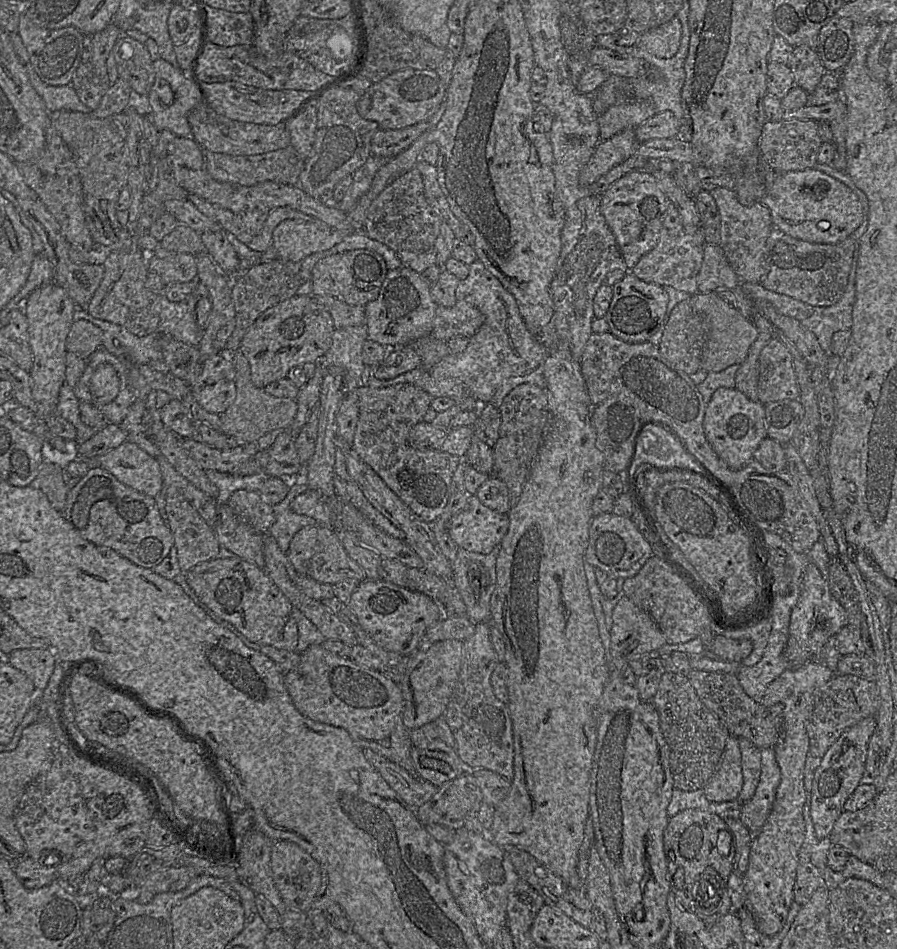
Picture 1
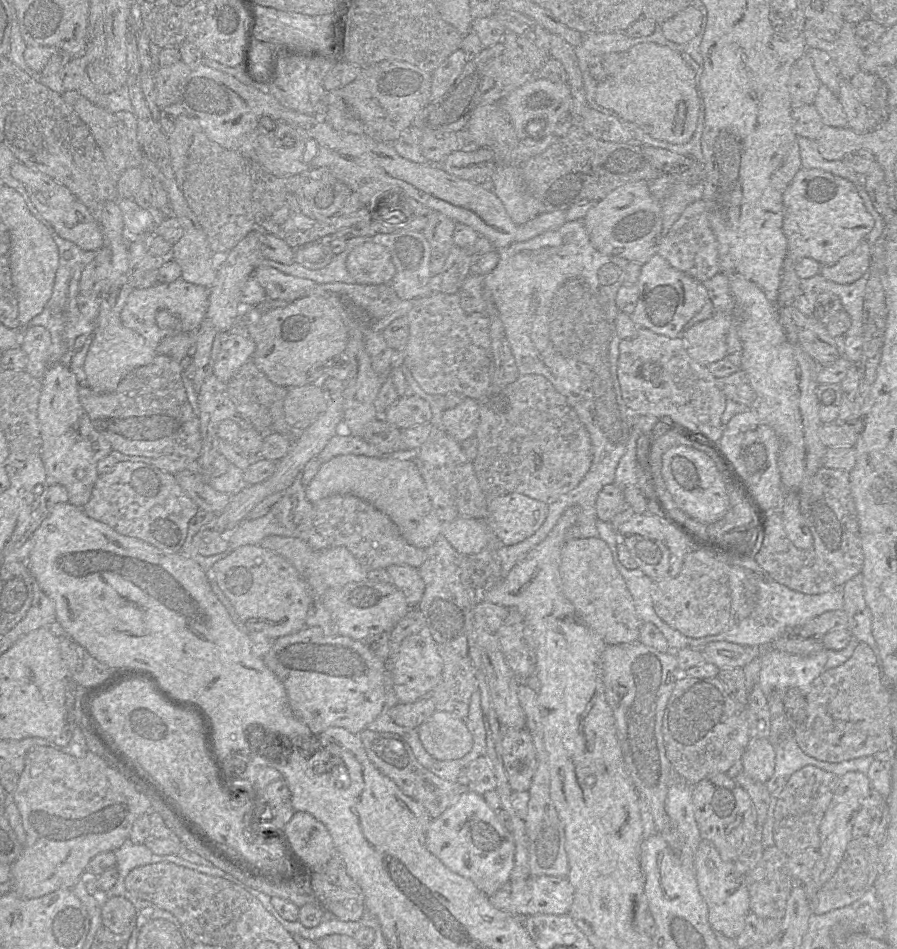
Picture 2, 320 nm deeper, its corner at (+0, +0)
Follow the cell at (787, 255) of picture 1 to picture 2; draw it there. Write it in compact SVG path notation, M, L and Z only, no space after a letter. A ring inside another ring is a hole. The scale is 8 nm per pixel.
M862 240L853 251L835 264L821 265L819 274L826 280L837 284L851 284L868 271L870 261L871 246L866 240Z

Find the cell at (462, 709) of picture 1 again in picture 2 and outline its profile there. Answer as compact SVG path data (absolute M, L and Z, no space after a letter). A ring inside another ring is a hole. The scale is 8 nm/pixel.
M500 725L501 759L513 792L528 791L537 769L536 749L527 729Z

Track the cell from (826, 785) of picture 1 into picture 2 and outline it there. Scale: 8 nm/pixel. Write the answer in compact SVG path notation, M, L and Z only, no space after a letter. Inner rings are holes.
M852 771L840 777L833 798L820 823L820 846L818 848L818 860L812 870L812 876L809 882L806 882L805 885L801 885L803 886L803 889L809 899L809 903L818 889L836 872L848 843L853 839L852 828L856 815L861 808L861 801L866 796L870 788L870 780L867 774Z

